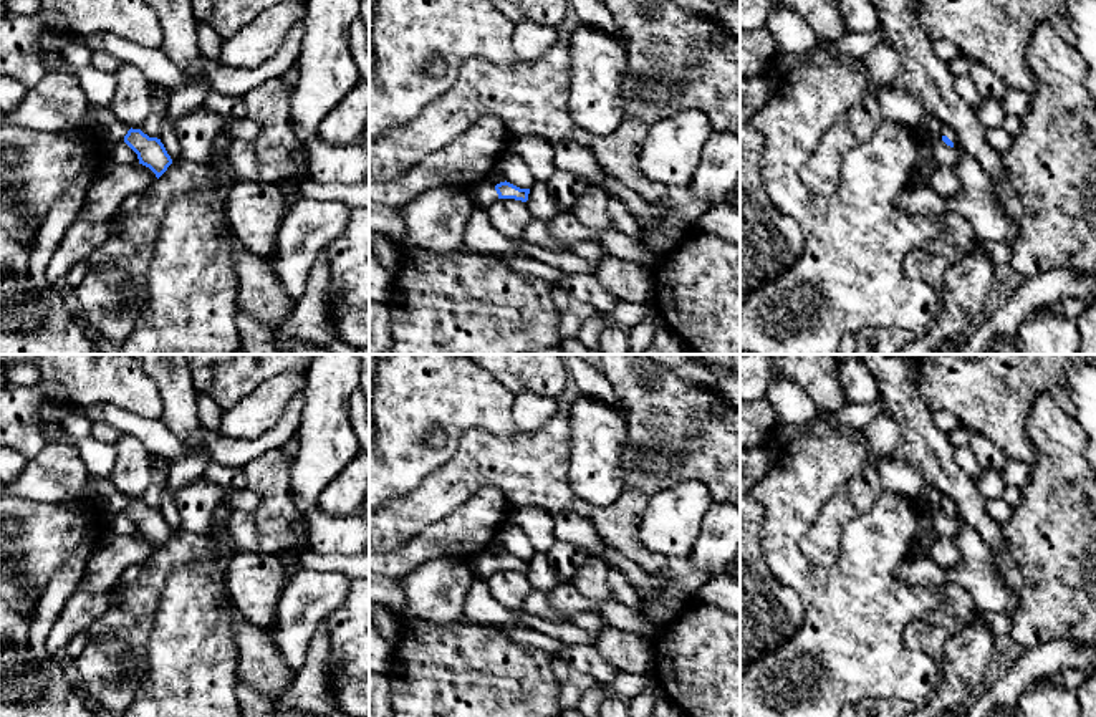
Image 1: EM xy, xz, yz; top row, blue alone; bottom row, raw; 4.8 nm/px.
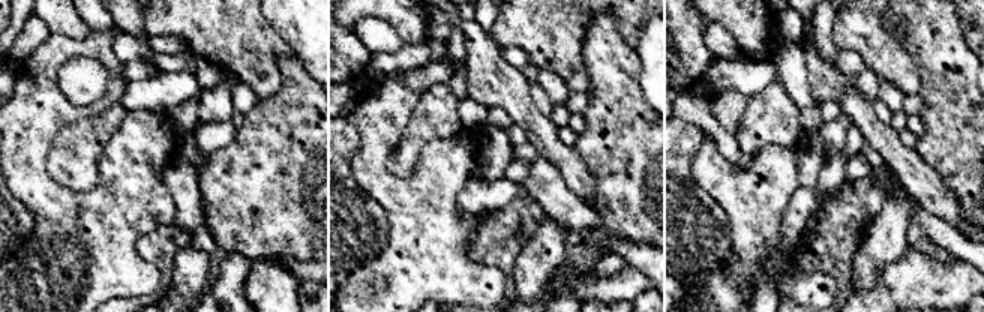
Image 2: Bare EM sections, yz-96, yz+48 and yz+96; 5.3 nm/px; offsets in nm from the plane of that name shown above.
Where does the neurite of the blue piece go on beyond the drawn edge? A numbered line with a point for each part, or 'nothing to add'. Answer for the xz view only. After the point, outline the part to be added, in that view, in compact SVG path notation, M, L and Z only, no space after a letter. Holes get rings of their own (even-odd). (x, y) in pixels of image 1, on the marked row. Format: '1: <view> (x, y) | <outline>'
1: xz (484, 194) | M483 179L482 182L467 189L467 194L473 200L475 207L488 209L493 202L498 200L498 194L495 190L495 182Z

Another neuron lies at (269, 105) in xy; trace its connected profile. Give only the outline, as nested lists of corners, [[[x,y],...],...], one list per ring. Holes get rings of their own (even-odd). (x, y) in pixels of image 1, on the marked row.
[[[281,78],[267,79],[242,96],[247,118],[260,124],[253,149],[258,162],[258,180],[280,184],[295,171],[288,161],[298,146],[298,134],[290,121],[291,91]]]

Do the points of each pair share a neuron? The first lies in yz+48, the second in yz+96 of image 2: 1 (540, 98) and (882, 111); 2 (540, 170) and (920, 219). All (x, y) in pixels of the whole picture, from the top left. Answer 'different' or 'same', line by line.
1: same
2: same

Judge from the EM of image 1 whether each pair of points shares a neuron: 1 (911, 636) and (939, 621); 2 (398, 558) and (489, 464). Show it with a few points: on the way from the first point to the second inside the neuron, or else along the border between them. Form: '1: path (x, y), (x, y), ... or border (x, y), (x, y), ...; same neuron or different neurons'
1: path (918, 635), (927, 633), (932, 628); same neuron
2: border (464, 504), (398, 547); different neurons

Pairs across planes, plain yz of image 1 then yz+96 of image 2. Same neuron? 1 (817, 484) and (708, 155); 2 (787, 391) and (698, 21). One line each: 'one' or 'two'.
1: one
2: two

